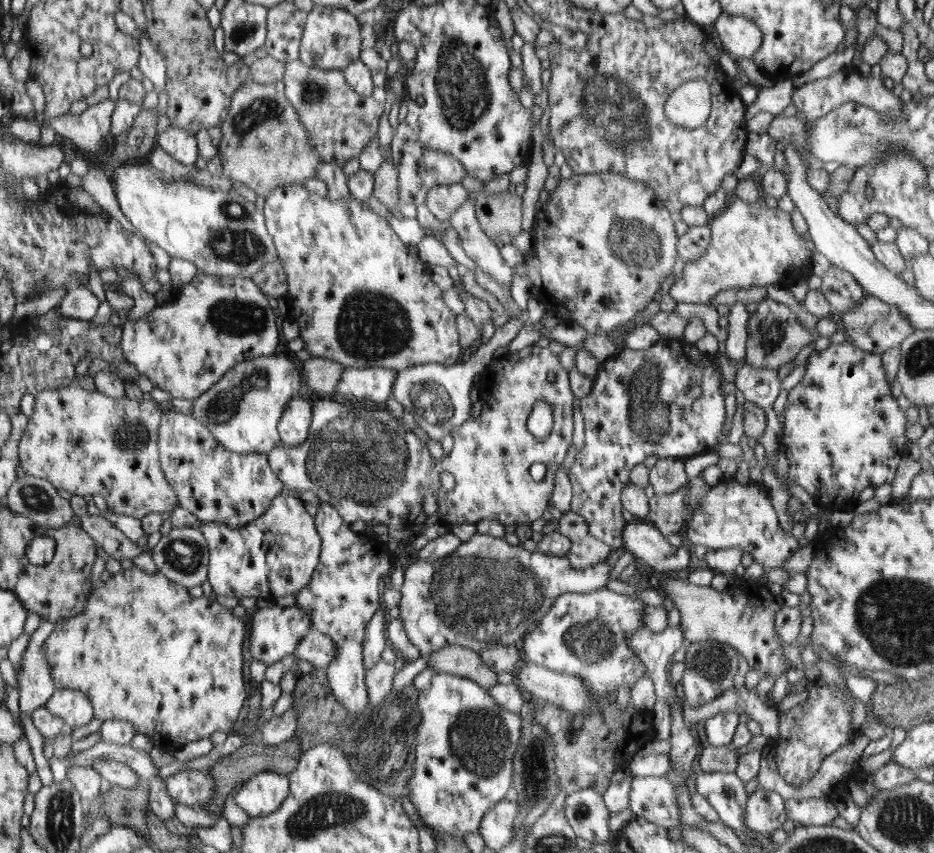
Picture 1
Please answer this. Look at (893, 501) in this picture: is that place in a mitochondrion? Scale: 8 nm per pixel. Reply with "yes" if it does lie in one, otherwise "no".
no

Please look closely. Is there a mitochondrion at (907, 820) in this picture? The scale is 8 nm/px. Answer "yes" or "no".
yes

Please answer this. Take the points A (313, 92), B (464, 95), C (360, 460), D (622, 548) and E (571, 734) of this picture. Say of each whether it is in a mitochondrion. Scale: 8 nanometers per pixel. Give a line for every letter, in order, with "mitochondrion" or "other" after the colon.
A: mitochondrion
B: mitochondrion
C: mitochondrion
D: other
E: mitochondrion

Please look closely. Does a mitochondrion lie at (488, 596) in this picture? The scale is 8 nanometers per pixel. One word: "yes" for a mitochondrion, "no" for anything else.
yes

